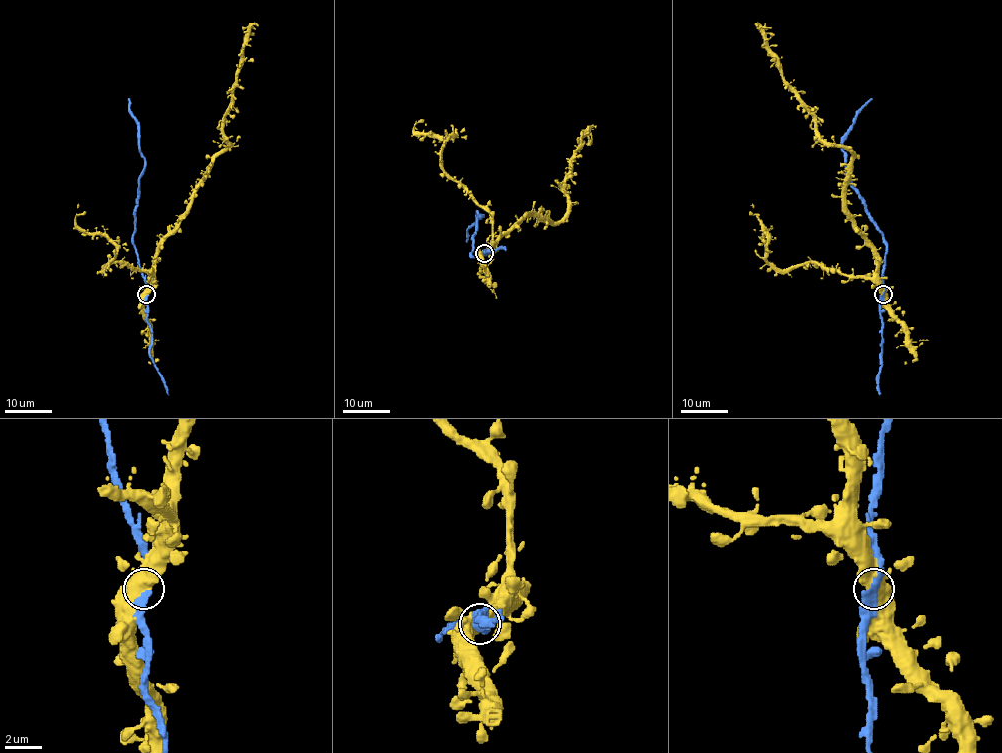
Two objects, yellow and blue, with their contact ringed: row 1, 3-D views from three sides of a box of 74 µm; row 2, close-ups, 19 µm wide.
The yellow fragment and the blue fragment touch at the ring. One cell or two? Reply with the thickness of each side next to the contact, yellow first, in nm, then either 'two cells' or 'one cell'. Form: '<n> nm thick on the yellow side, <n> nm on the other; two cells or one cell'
400 nm thick on the yellow side, 400 nm on the other; two cells

